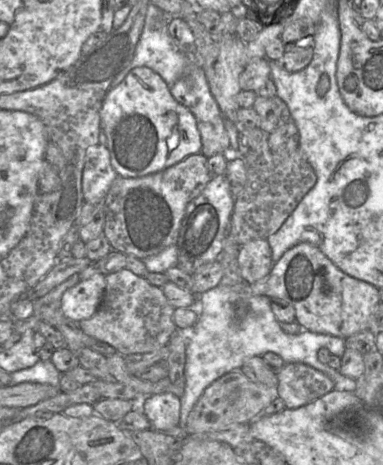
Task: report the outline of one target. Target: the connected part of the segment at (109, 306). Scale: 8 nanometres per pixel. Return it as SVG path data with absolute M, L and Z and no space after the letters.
M124 268L105 276L106 286L101 304L89 319L78 322L88 336L113 346L117 353L128 356L156 351L167 345L177 330L174 310L161 288Z

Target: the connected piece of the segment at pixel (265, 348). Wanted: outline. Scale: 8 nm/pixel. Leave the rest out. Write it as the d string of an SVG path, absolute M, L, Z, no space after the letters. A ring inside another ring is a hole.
M245 282L237 283L237 284L222 284L222 283L220 283L218 286L201 293L201 300L194 301L194 303L190 307L187 307L187 308L194 311L197 314L198 319L197 319L195 325L190 330L186 331L187 332L187 345L186 345L186 364L185 364L185 370L184 370L186 383L185 383L184 393L180 398L181 399L180 423L179 423L179 427L178 427L177 430L175 430L173 432L165 432L165 433L183 434L185 436L185 426L186 426L186 423L187 423L188 415L191 412L191 410L193 409L193 407L195 406L198 399L203 394L204 390L209 385L211 385L214 381L216 381L217 379L222 377L223 375L227 374L231 371L240 370L242 365L244 364L244 362L247 359L254 357L254 356L263 356L267 352L273 352L273 353L279 355L285 363L304 363L304 364L307 364L307 365L323 372L324 374L326 374L329 378L331 378L333 380L333 382L335 384L334 390L355 392L356 389L357 389L357 380L356 379L344 376L343 374L340 373L340 371L335 370L334 368L330 367L329 365L324 364L321 361L319 361L318 357L317 357L318 350L320 348L324 347L324 348L327 348L331 352L331 354L334 354L334 355L342 358L342 356L343 356L343 354L346 350L345 339L343 339L341 337L332 336L332 335L311 332L311 331L308 331L308 330L303 330L302 332L300 332L298 334L290 334L290 333L283 331L282 328L280 327L280 322L277 320L277 318L275 317L275 315L272 311L271 298L269 298L265 295L253 295L253 294L251 294L250 285L245 283ZM242 304L247 307L247 312L244 316L239 317L237 315L237 309Z

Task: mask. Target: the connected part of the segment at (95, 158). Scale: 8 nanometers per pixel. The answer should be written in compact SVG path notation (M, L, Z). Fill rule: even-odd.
M96 144L87 148L82 175L82 192L85 202L102 205L118 174L110 161L106 145Z

